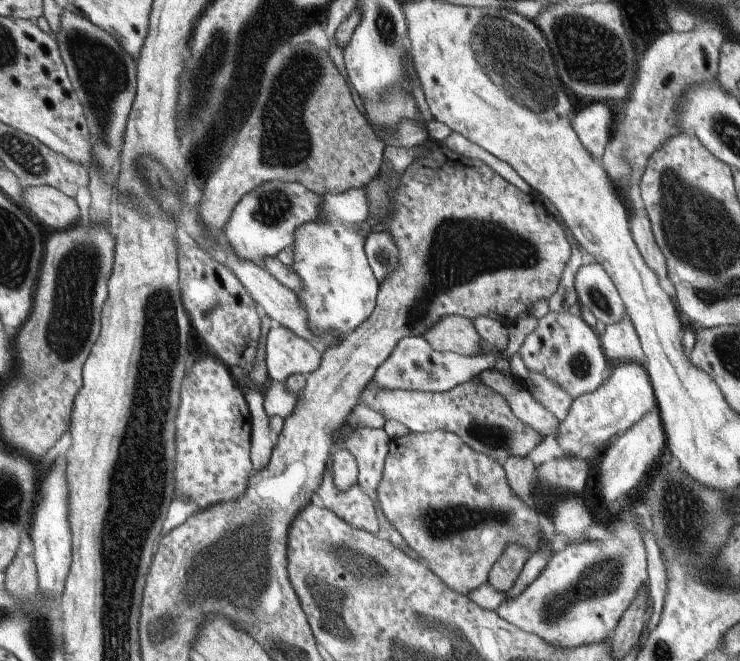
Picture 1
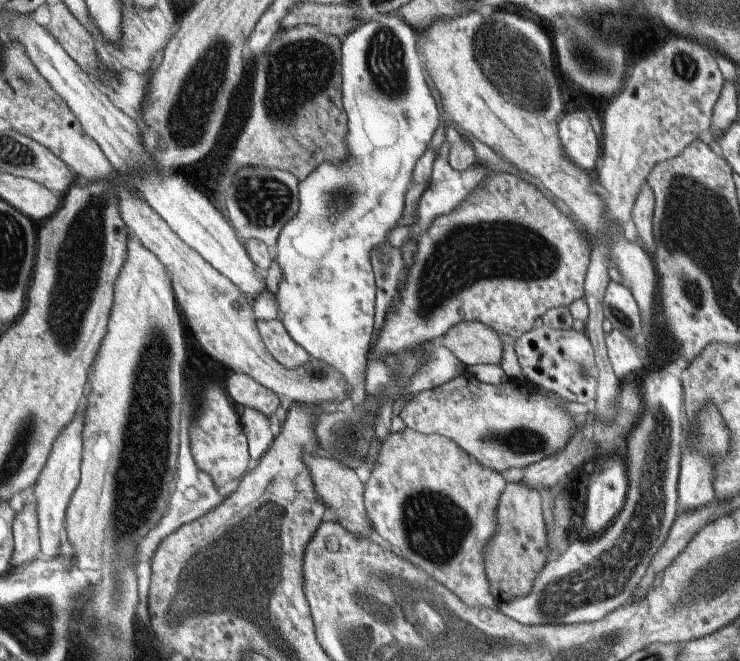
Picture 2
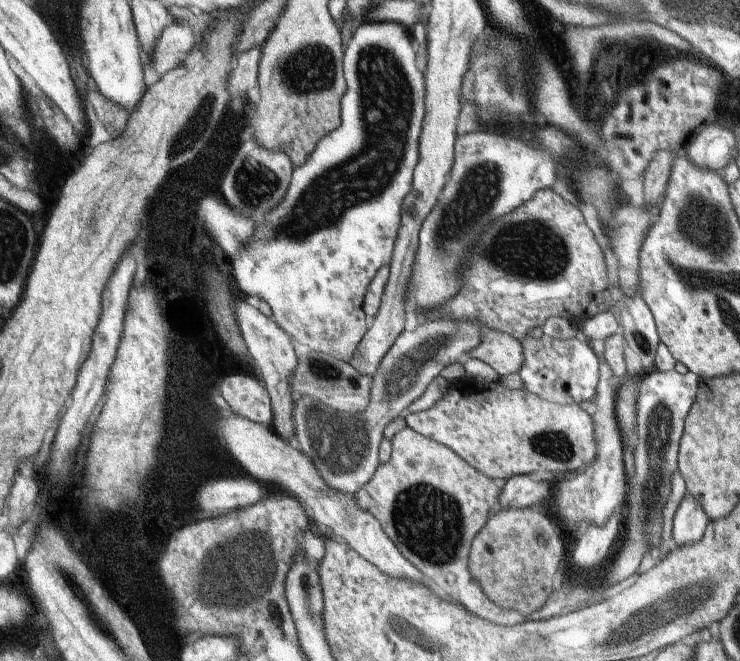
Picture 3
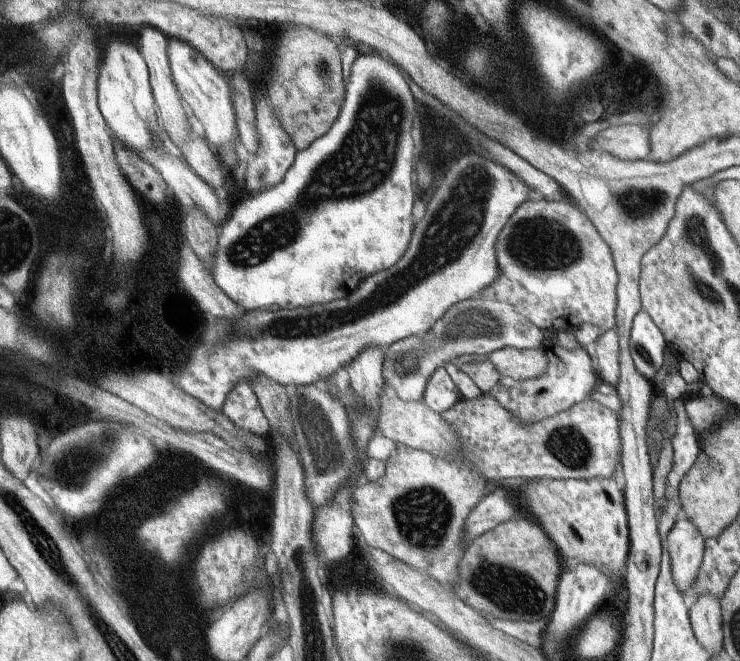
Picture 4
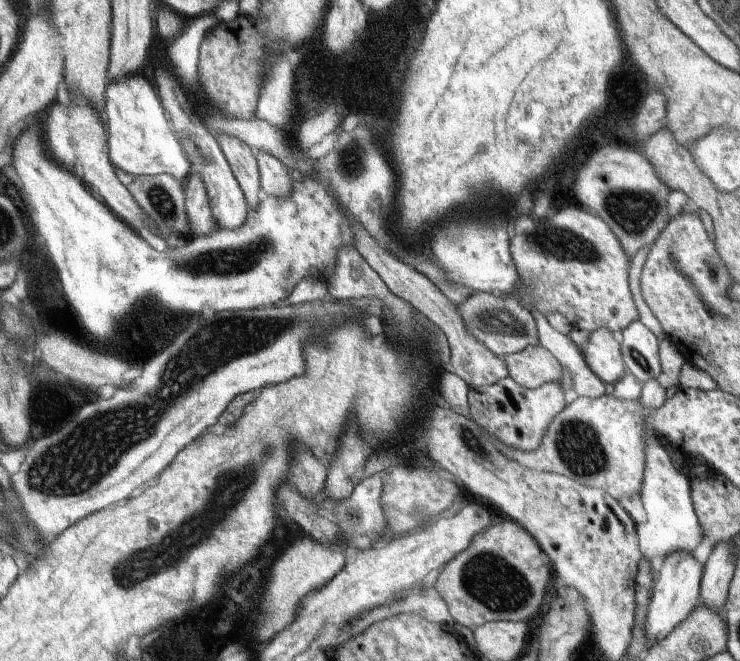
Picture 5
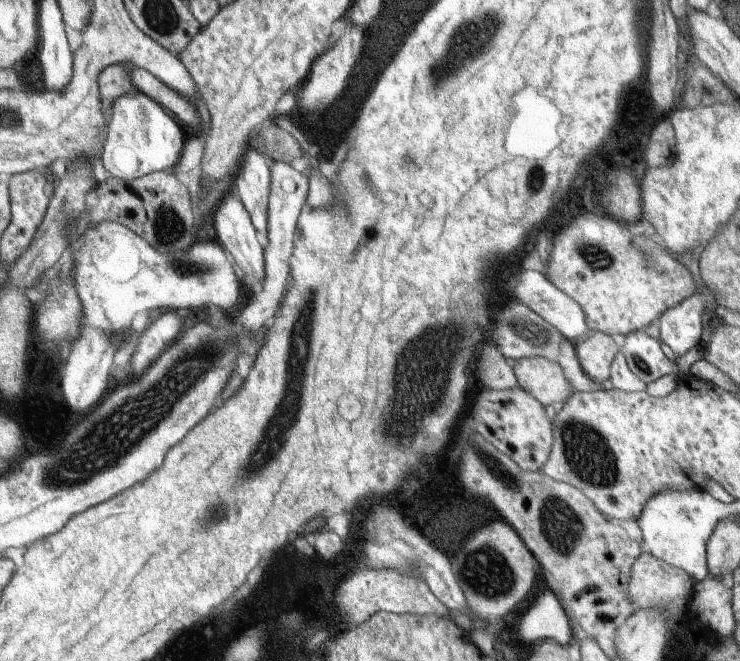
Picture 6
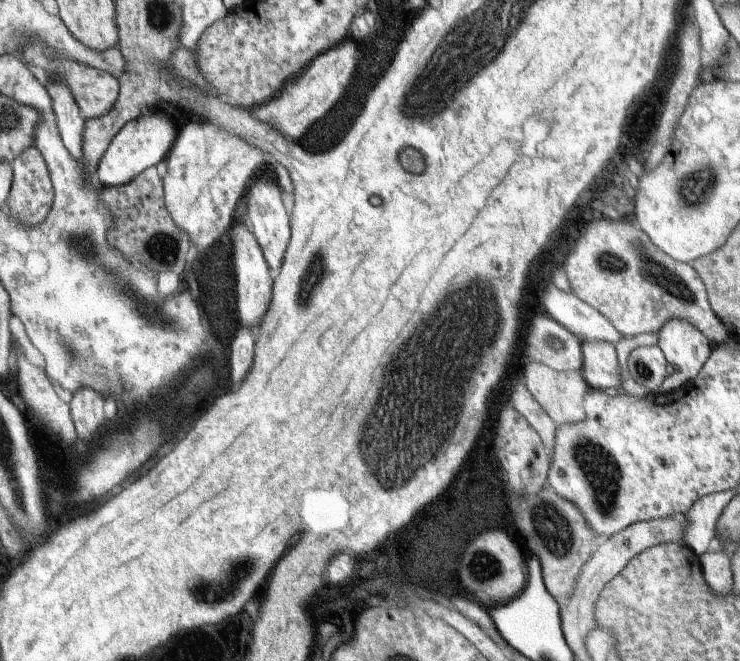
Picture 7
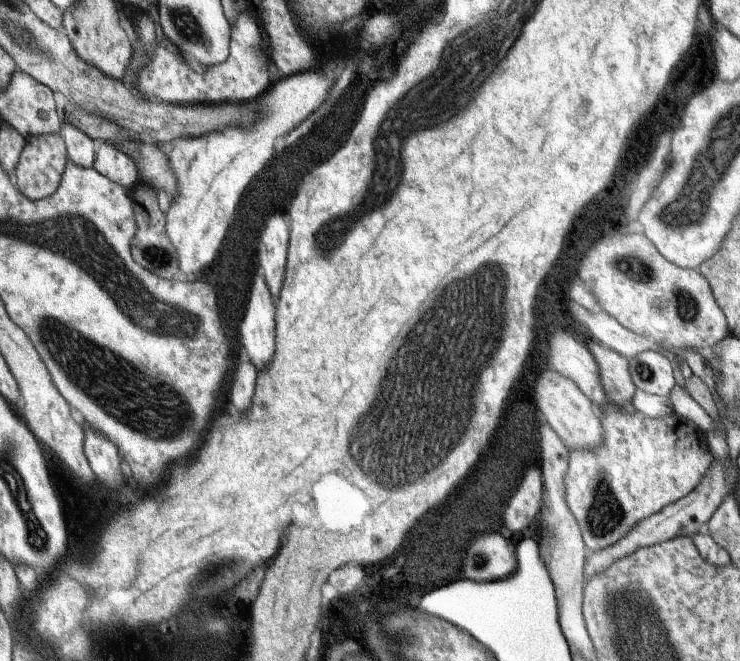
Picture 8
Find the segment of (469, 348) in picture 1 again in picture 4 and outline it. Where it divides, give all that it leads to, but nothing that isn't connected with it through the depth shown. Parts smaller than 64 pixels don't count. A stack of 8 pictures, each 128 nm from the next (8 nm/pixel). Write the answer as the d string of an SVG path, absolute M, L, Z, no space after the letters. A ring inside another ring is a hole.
M505 346L486 355L500 377L513 380L531 380L545 372L547 363L541 349L519 349Z

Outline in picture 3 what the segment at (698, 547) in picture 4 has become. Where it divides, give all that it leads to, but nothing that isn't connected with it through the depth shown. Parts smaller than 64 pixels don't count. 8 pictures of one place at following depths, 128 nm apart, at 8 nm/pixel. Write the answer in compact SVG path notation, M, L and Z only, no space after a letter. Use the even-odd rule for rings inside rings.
M685 492L677 510L673 512L670 536L673 536L675 546L679 548L683 544L693 544L695 540L699 540L708 521L709 518L699 506L699 500L695 500Z

